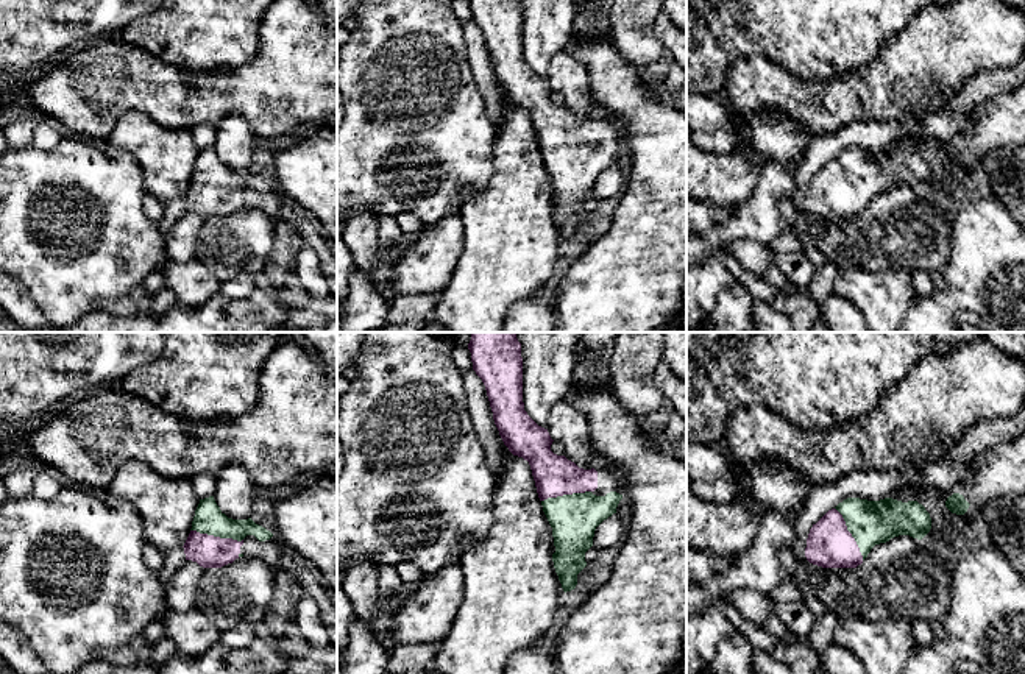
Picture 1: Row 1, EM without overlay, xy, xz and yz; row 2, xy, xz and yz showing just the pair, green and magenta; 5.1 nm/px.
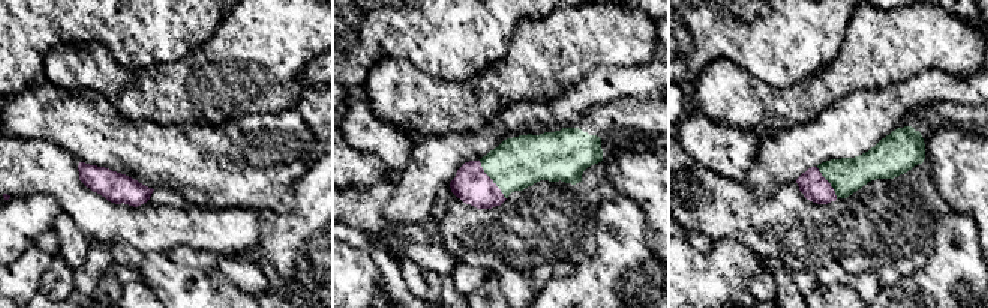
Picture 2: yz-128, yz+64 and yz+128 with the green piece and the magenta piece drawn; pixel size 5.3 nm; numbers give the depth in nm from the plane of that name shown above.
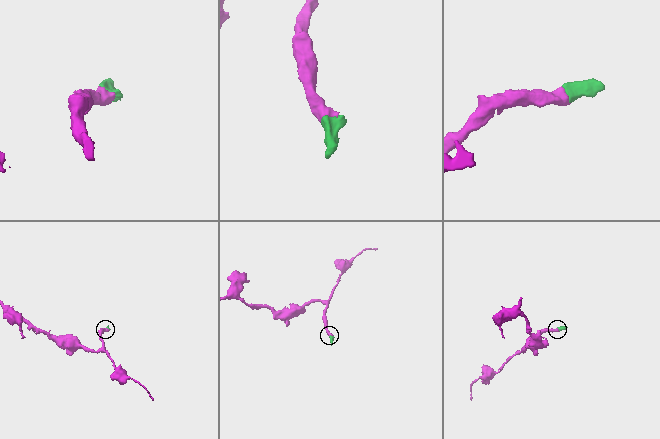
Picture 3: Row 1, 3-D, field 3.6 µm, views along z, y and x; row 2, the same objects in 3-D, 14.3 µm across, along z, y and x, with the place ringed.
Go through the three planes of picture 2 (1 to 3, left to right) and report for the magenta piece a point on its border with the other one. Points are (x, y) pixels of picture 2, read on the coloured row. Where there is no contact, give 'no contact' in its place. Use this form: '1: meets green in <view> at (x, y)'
1: no contact
2: meets green in yz+64 at (492, 179)
3: meets green in yz+128 at (829, 182)

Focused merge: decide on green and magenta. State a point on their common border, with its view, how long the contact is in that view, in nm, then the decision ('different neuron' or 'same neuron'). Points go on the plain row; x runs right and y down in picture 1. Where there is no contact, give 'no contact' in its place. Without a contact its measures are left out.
contact xy (217, 186); length 280 nm; same neuron

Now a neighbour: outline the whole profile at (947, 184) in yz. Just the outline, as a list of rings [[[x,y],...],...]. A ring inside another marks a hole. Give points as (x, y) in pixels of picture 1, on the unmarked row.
[[[906,137],[894,142],[889,148],[902,153],[917,151],[922,154],[931,168],[931,179],[922,192],[944,204],[956,208],[959,203],[966,201],[969,195],[964,179],[969,178],[970,181],[978,183],[983,175],[972,154],[964,165],[952,164],[945,158],[947,148],[953,144],[961,145],[961,140],[956,139],[944,144],[938,139]]]

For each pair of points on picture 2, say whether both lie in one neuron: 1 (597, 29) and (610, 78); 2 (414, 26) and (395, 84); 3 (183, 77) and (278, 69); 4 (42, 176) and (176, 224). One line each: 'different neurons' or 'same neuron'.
1: different neurons
2: different neurons
3: same neuron
4: same neuron

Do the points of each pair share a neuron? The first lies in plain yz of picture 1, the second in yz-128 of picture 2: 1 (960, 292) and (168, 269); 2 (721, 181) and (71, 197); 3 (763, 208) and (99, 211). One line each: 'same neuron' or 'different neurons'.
1: different neurons
2: same neuron
3: different neurons

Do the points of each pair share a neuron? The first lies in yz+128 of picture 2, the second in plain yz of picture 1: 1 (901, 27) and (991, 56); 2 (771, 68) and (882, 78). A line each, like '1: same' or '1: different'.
1: same
2: different

